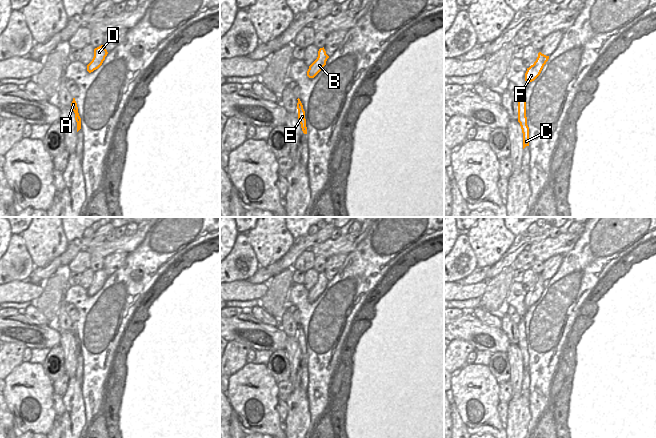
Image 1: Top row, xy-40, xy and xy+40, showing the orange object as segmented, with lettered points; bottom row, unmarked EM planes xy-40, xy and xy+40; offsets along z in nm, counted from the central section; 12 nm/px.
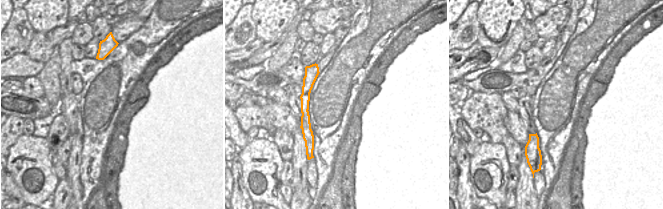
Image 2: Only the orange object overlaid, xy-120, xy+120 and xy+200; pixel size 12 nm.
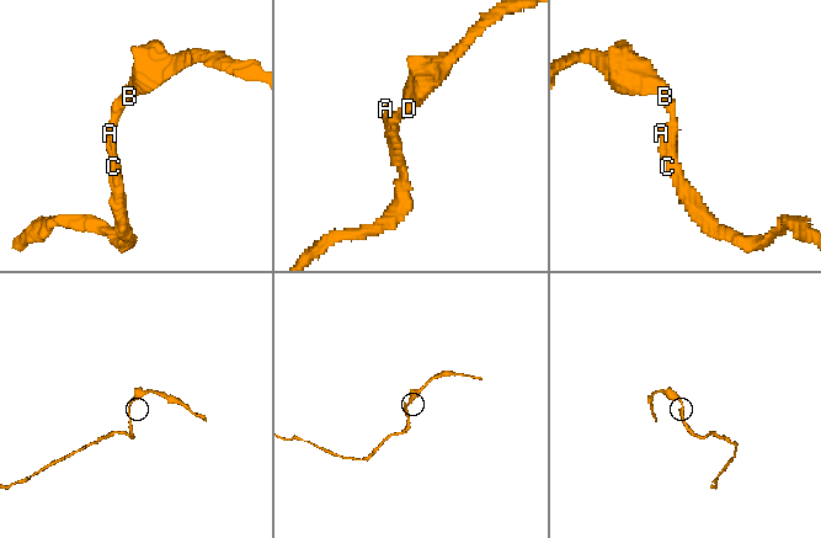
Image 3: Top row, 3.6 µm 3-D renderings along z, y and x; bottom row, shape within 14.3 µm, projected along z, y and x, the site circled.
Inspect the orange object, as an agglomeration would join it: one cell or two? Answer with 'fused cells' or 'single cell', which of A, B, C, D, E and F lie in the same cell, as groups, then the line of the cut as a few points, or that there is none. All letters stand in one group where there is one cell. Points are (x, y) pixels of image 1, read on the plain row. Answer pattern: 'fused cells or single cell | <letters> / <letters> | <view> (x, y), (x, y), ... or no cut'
single cell | A B C D E F | no cut

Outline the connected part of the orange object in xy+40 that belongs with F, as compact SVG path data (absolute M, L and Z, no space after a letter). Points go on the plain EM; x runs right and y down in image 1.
M541 276L538 277L538 281L533 289L527 292L525 297L525 305L527 308L534 305L541 297L544 289L548 285L549 280L542 278Z

